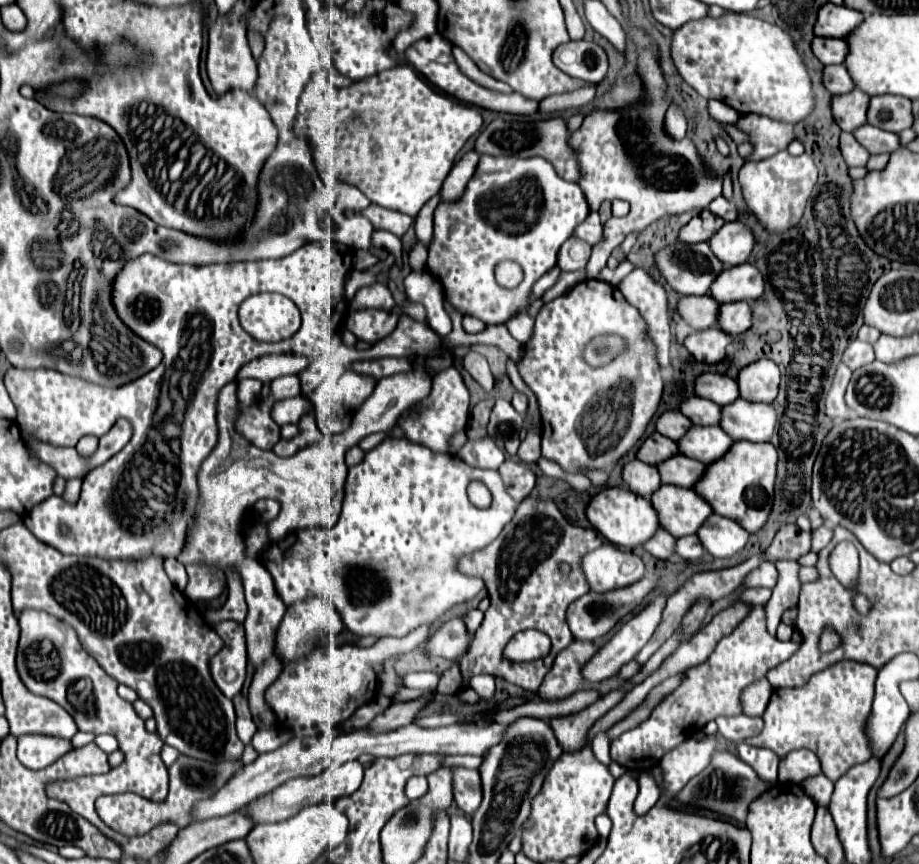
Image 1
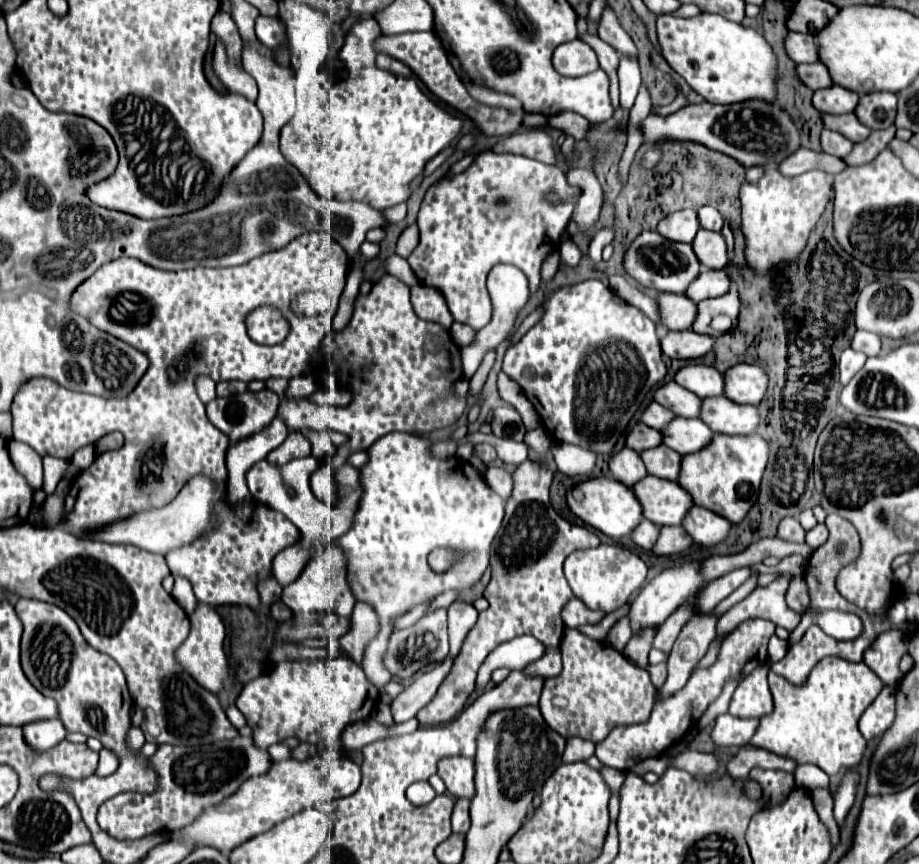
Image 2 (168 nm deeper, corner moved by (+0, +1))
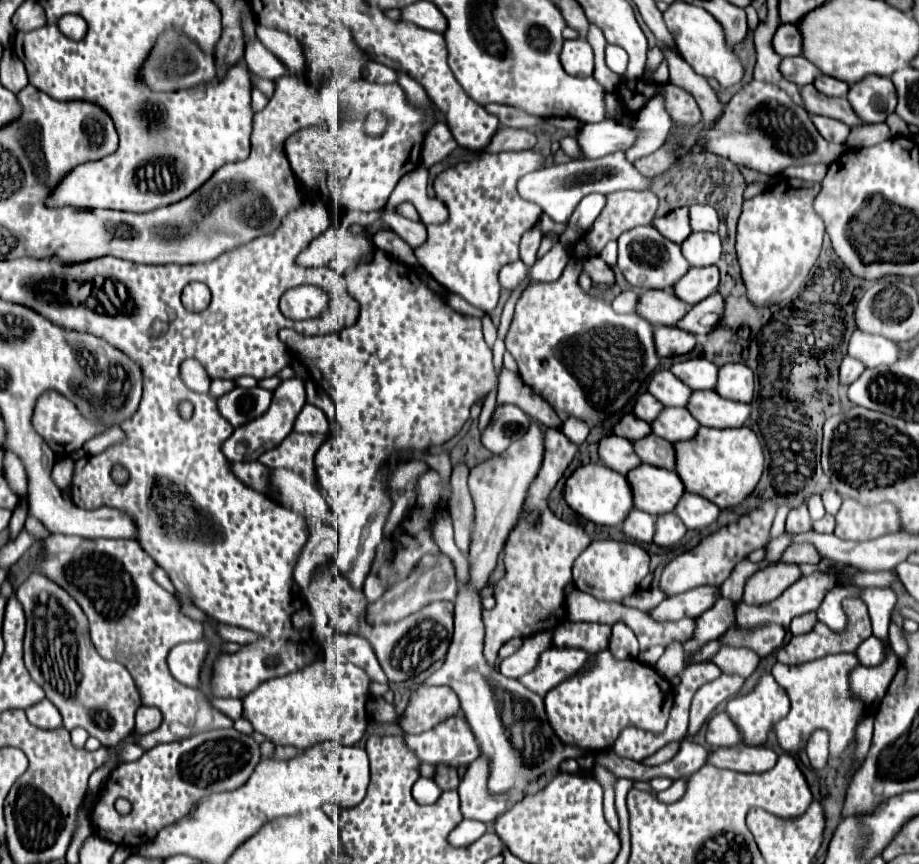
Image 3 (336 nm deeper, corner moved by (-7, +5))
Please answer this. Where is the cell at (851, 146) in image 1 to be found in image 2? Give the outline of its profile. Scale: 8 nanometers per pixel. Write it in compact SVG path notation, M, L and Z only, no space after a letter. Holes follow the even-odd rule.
M825 130L821 134L821 146L827 154L833 154L837 158L845 158L851 150L853 150L853 142L847 140L845 136L841 136L839 132L833 132L833 130Z

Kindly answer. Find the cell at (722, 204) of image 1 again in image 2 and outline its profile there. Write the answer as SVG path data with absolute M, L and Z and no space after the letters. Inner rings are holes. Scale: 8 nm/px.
M703 206L697 210L697 216L699 216L699 222L701 222L701 228L707 228L707 230L721 230L723 228L723 216L717 212L717 208L713 206Z

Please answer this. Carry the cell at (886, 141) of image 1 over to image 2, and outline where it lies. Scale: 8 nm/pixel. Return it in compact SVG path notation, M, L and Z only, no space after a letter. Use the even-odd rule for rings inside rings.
M823 114L823 122L825 122L825 128L847 136L855 144L865 142L869 138L869 134L871 134L871 130L865 128L865 124L861 124L855 114L839 114L839 116Z

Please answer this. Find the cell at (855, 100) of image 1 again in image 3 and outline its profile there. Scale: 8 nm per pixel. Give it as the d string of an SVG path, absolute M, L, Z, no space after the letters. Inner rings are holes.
M820 74L816 80L814 80L814 86L818 92L826 94L826 96L846 96L848 92L848 84L846 82L840 82L832 76L826 76L826 74Z

